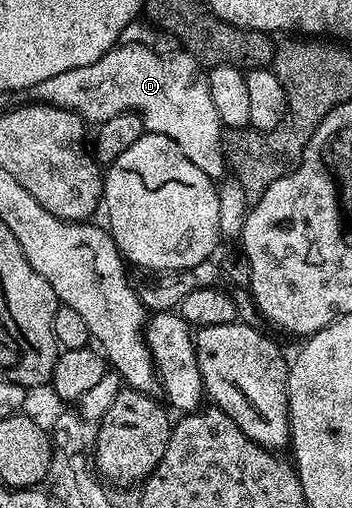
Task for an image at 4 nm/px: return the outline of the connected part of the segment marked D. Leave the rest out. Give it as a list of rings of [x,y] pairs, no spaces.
[[[124,41],[98,57],[94,65],[82,65],[82,69],[66,69],[66,73],[58,73],[47,81],[38,81],[38,85],[30,88],[30,95],[35,102],[48,103],[52,107],[74,112],[88,125],[99,125],[110,121],[110,117],[118,117],[118,113],[135,111],[144,123],[145,132],[170,137],[170,141],[174,141],[178,149],[182,149],[182,153],[186,153],[186,157],[190,157],[190,161],[194,161],[194,165],[198,165],[198,169],[206,173],[206,177],[214,181],[223,180],[226,162],[221,139],[222,124],[218,109],[214,109],[214,101],[210,101],[205,68],[197,63],[193,55],[179,54],[165,57],[151,46],[143,47],[140,43]]]

